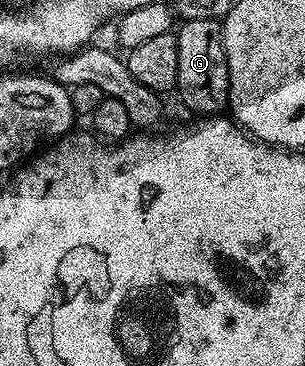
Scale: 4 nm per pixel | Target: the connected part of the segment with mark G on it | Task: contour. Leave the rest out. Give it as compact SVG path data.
M213 18L189 20L178 27L175 39L177 40L177 80L175 81L177 95L179 94L180 100L192 110L192 115L218 115L222 111L219 109L227 106L229 88L229 64L225 56L222 25Z

